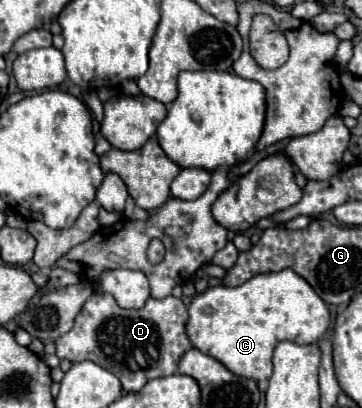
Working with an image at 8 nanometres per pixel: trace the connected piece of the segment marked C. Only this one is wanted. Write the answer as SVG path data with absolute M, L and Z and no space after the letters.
M283 269L279 273L259 273L239 287L215 285L193 297L187 335L199 351L221 361L231 373L261 381L271 377L271 355L279 341L317 343L329 323L331 313L315 289L293 269Z

